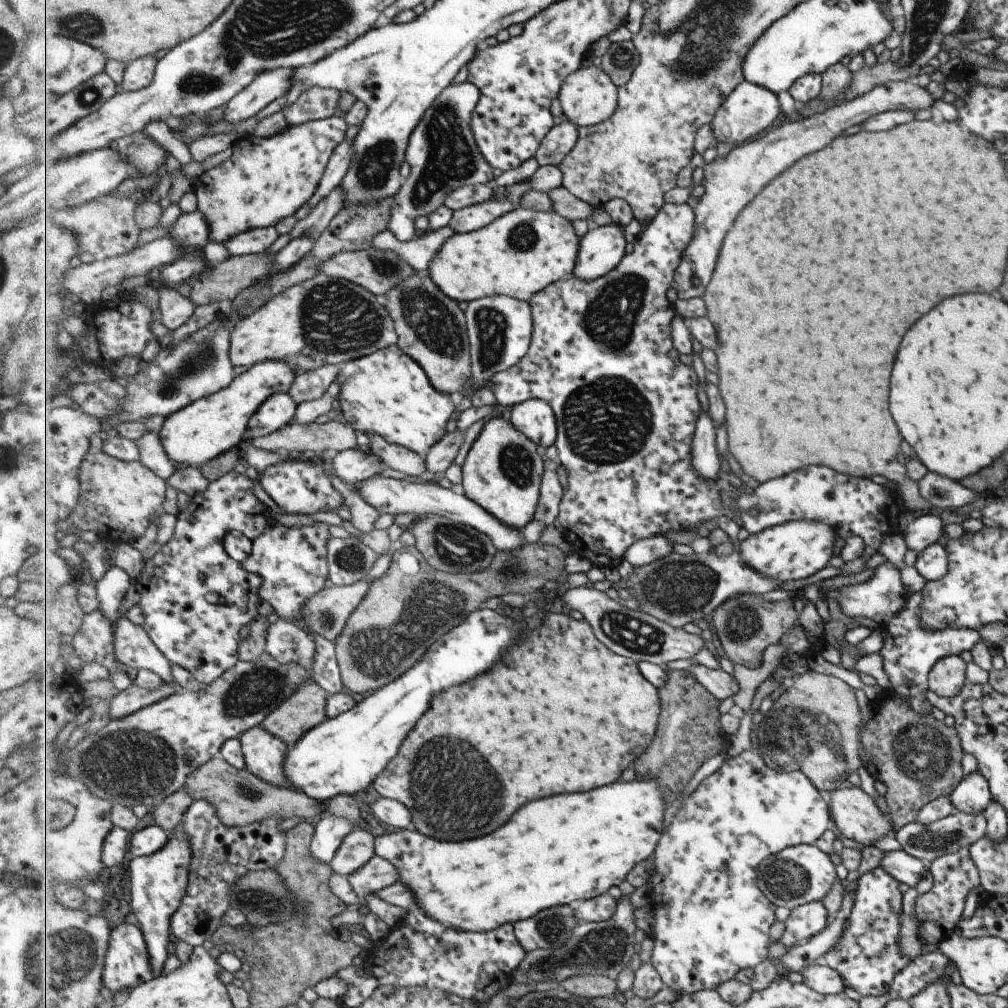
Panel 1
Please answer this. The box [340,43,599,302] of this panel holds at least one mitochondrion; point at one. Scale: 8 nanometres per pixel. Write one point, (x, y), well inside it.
(449, 158)

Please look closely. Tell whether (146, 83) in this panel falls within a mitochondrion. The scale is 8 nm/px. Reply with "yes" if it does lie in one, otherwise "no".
no

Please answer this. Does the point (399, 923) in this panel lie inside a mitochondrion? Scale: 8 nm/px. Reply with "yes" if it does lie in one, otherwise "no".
no

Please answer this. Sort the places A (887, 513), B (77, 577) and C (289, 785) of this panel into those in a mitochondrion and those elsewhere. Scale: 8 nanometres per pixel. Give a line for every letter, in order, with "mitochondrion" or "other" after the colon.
A: other
B: other
C: other

